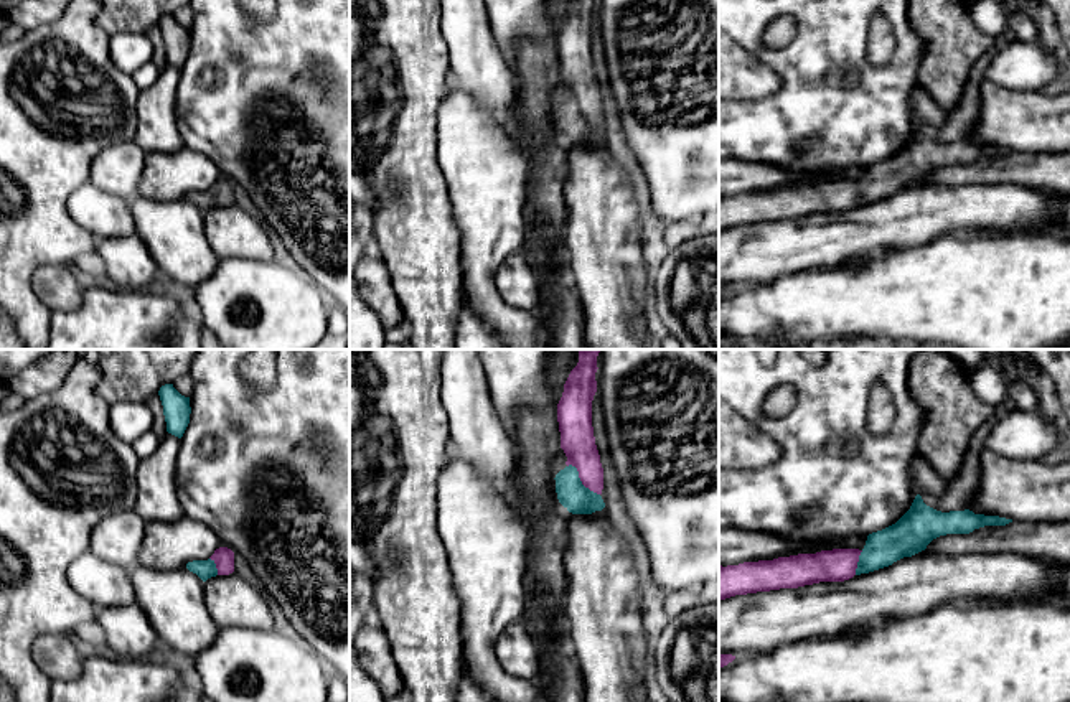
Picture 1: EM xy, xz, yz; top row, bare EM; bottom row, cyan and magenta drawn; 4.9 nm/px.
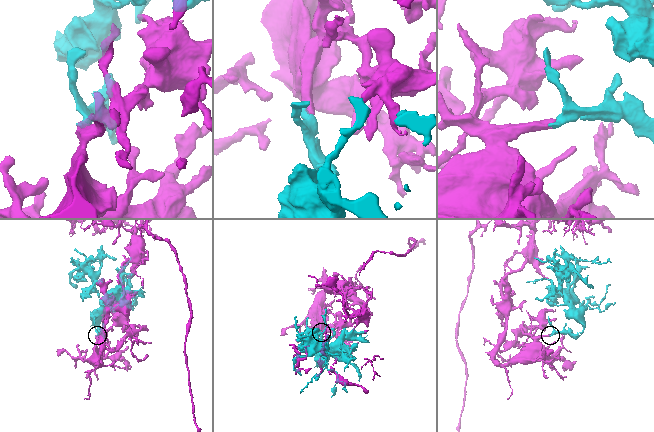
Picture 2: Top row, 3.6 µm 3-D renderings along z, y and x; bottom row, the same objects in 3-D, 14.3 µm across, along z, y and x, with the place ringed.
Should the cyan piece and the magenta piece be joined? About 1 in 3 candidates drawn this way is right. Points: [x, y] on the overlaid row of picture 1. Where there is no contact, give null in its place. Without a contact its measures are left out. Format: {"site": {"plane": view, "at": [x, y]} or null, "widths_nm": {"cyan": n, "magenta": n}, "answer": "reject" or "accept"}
{"site": {"plane": "xz", "at": [581, 482]}, "widths_nm": {"cyan": 140, "magenta": 170}, "answer": "accept"}

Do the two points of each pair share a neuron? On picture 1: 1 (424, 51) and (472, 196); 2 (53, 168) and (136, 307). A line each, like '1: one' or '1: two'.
1: two
2: two

